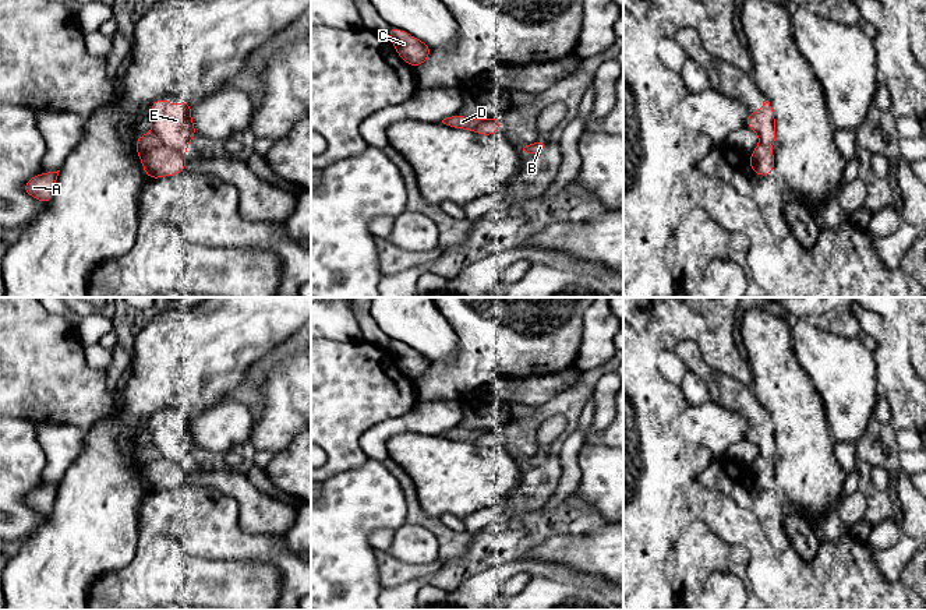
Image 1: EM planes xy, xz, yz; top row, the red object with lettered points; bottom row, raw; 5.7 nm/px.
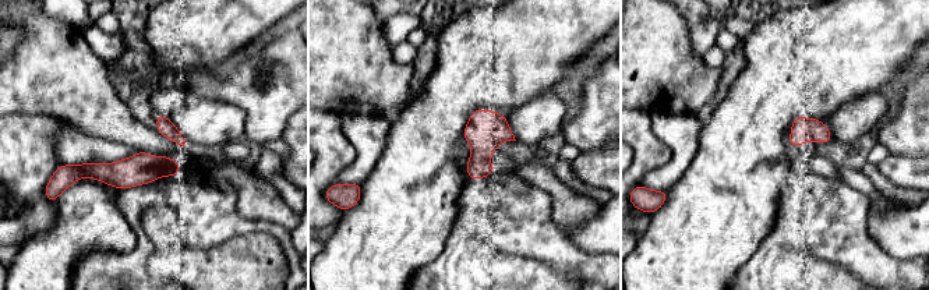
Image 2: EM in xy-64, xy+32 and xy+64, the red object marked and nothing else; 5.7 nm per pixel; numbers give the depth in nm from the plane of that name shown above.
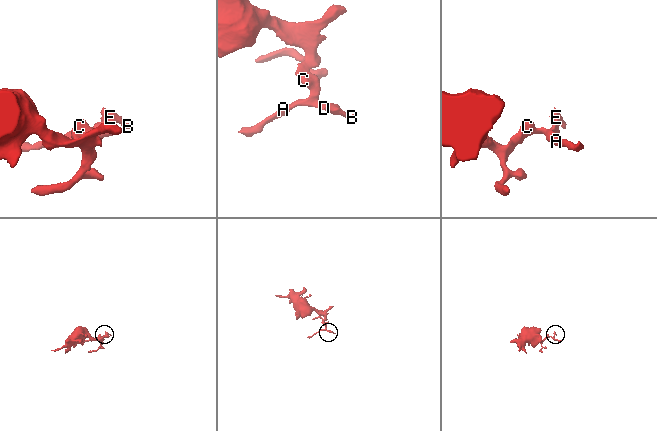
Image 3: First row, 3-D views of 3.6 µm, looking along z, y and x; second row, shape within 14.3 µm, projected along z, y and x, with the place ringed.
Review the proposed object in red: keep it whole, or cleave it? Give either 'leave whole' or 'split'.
split

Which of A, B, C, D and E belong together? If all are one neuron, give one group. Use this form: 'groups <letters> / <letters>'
groups A C D / B E

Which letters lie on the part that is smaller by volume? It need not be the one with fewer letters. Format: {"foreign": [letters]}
{"foreign": ["B", "E"]}

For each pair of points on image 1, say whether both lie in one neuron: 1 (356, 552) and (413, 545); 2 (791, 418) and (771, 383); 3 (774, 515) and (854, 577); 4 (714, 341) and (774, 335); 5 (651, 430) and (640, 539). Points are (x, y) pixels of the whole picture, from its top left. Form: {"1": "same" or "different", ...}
{"1": "different", "2": "same", "3": "same", "4": "different", "5": "same"}

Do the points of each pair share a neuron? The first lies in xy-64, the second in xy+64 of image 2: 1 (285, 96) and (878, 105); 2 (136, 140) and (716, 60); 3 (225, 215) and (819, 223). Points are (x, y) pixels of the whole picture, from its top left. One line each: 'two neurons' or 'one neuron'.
1: two neurons
2: two neurons
3: one neuron

